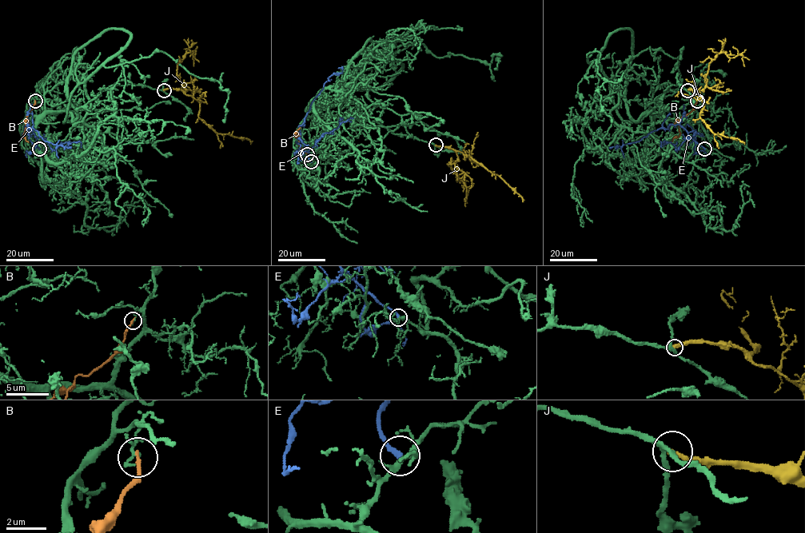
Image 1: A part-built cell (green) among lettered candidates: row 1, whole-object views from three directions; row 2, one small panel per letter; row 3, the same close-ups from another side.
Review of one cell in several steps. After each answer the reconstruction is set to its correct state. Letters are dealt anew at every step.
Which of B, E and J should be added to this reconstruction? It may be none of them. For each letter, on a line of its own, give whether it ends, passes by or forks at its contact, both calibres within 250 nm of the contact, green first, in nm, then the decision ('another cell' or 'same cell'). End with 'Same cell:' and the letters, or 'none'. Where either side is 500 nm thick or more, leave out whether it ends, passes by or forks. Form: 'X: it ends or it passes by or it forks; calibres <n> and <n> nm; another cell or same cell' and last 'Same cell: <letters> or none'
B: it ends; calibres 140 and 180 nm; another cell
E: it ends; calibres 240 and 280 nm; another cell
J: it ends; calibres 200 and 320 nm; another cell
Same cell: none

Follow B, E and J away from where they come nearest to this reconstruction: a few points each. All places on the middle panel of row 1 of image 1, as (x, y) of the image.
B: (306, 154), (299, 145), (299, 136), (294, 136), (300, 127)
E: (311, 161), (308, 149), (299, 137), (300, 125), (324, 84), (332, 74), (342, 72), (338, 68)
J: (436, 145), (450, 147), (465, 155), (471, 161), (470, 157), (480, 163), (500, 176), (520, 195), (522, 201)

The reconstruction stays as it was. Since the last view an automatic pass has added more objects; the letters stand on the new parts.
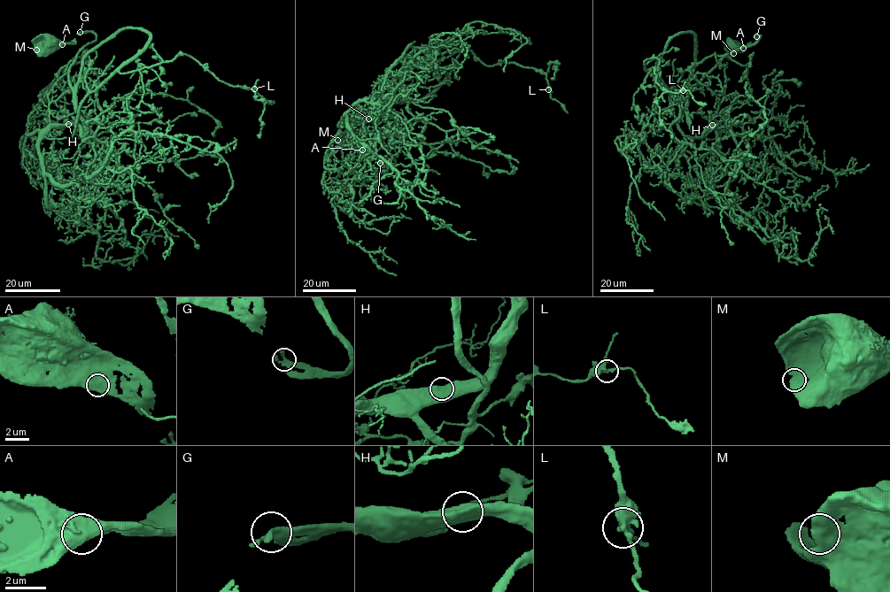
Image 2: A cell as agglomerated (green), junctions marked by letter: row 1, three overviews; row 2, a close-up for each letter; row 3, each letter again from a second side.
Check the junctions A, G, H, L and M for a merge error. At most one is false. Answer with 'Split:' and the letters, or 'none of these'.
Split: none of these

